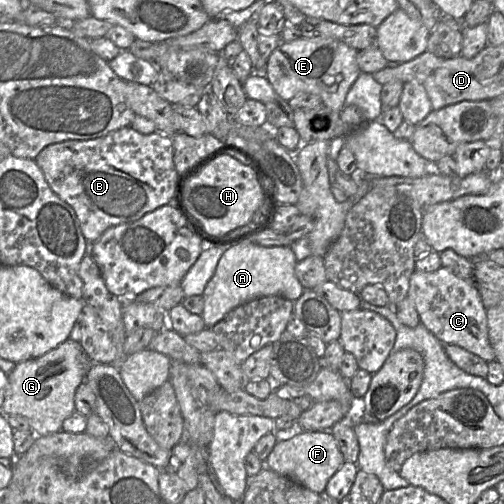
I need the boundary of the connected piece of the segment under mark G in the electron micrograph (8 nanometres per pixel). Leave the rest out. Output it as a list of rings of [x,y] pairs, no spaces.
[[[67,339],[56,348],[38,358],[17,363],[8,374],[8,385],[1,412],[6,416],[18,414],[25,417],[36,436],[46,436],[61,431],[64,420],[76,411],[74,402],[75,392],[77,387],[85,381],[83,355],[85,355],[85,352],[80,342]]]

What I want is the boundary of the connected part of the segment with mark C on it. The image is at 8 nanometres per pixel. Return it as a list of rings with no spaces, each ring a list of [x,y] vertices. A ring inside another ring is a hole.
[[[452,249],[440,252],[440,258],[442,266],[436,271],[415,269],[410,277],[407,296],[414,302],[420,322],[443,344],[458,345],[486,362],[496,360],[488,337],[487,309],[472,282],[474,263]]]

